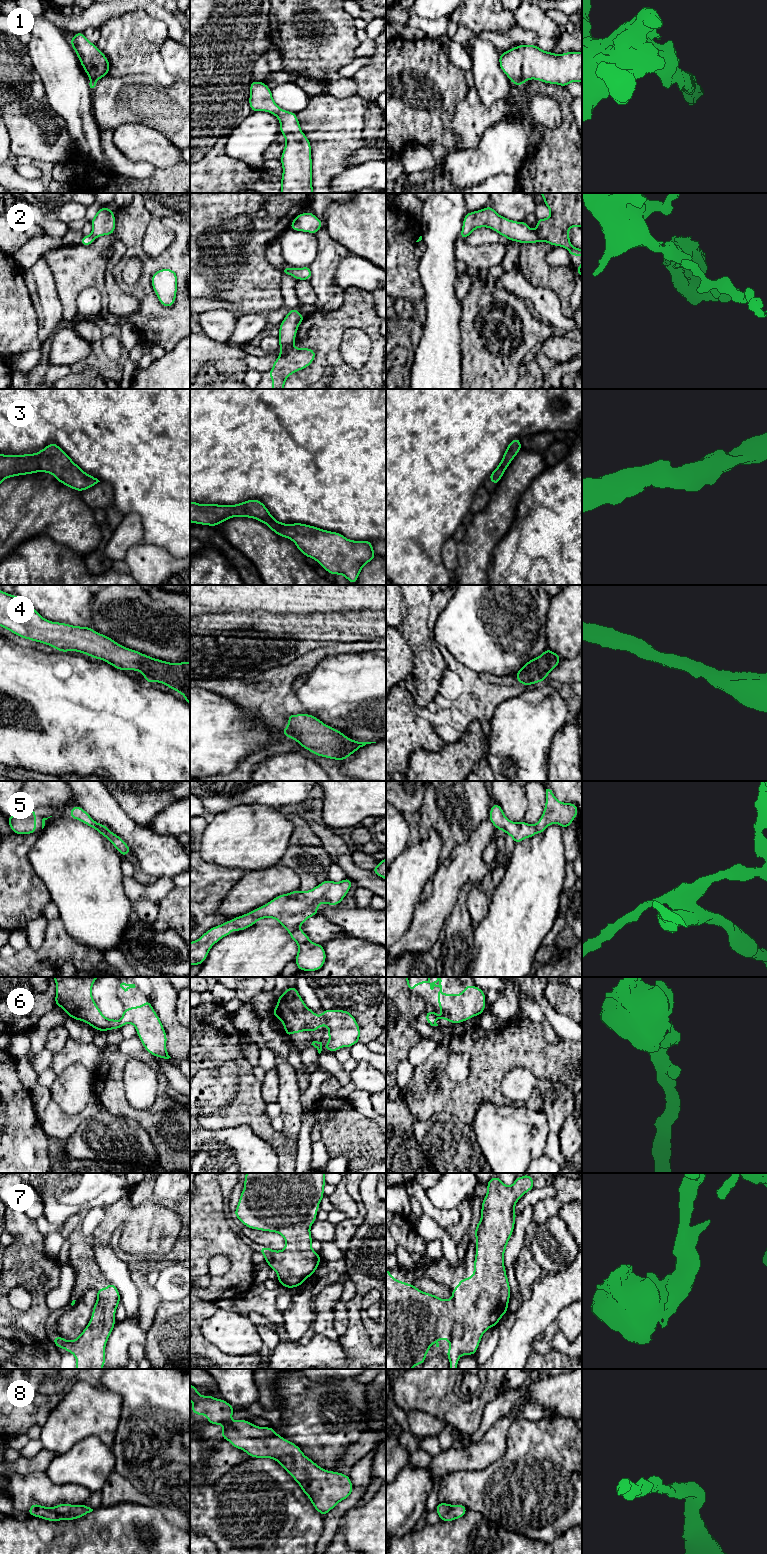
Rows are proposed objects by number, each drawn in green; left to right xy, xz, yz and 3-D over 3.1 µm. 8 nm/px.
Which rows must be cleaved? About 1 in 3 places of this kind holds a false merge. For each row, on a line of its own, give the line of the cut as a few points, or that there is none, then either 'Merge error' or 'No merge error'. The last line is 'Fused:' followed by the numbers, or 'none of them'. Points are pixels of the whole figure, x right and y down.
1: No split. No merge error
2: Split along xz (292, 343), (288, 350), (280, 356). Merge error
3: No split. No merge error
4: No split. No merge error
5: No split. No merge error
6: No split. No merge error
7: No split. No merge error
8: No split. No merge error
Fused: 2

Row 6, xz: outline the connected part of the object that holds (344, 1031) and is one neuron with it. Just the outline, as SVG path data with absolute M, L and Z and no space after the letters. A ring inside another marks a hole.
M295 986L288 987L282 995L278 994L278 1002L271 1015L282 1022L289 1037L305 1030L313 1033L321 1025L326 1025L330 1040L324 1048L333 1053L342 1047L351 1048L360 1041L360 1028L350 1011L328 1009L318 1017L305 1005Z

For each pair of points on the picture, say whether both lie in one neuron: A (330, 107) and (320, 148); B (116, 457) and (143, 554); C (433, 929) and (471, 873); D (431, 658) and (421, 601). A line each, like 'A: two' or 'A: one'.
A: one
B: two
C: one
D: one

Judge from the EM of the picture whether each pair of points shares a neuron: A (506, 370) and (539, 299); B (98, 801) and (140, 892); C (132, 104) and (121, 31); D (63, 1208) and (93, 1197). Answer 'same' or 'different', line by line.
A: different
B: different
C: different
D: same

